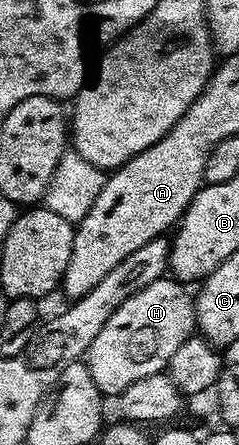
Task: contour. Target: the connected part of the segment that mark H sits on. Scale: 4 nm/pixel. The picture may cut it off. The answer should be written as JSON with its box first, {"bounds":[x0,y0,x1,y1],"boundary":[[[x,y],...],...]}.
{"bounds":[86,278,196,398],"boundary":[[[175,278],[150,282],[150,286],[138,290],[138,294],[126,298],[126,302],[110,314],[106,326],[98,330],[98,338],[94,338],[88,347],[86,363],[90,378],[94,378],[105,397],[115,398],[130,386],[130,382],[165,371],[174,350],[193,335],[196,305],[193,293],[184,288],[187,287]]]}

